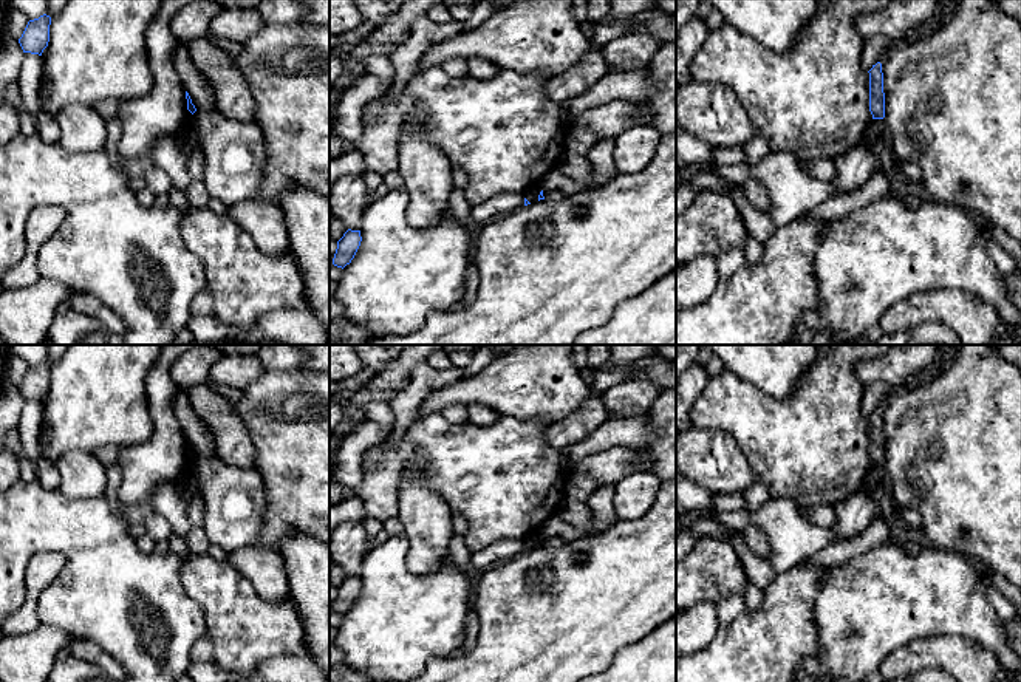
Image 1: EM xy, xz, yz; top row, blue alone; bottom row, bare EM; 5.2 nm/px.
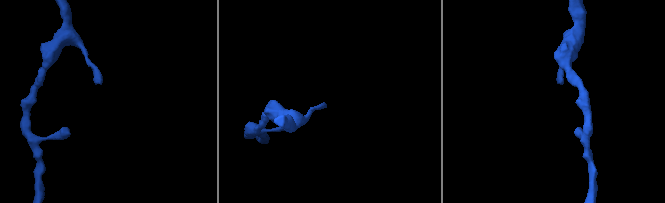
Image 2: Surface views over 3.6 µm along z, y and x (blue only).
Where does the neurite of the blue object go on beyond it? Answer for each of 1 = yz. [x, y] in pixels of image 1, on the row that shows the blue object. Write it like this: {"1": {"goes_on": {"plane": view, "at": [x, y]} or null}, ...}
{"1": {"goes_on": null}}

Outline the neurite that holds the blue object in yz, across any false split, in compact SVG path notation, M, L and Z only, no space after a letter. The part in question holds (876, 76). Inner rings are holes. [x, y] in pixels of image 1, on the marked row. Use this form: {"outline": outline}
{"outline": "M882 63L872 65L869 73L869 111L872 119L885 118L885 93L883 93L883 73Z"}

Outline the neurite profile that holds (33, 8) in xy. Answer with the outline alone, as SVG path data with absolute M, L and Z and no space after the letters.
M11 0L11 6L28 15L29 20L46 14L48 0Z

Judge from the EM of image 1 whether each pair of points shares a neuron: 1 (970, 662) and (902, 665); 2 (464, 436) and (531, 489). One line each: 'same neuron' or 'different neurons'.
1: same neuron
2: same neuron

